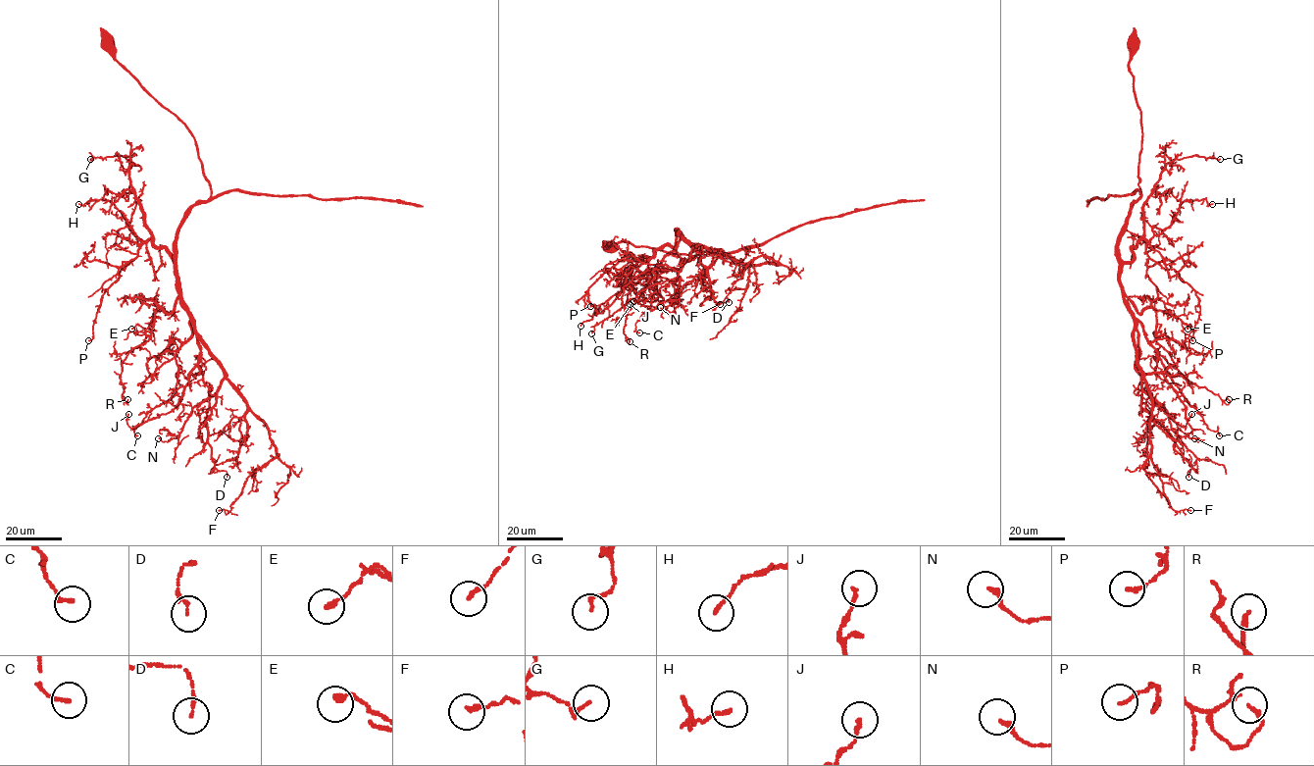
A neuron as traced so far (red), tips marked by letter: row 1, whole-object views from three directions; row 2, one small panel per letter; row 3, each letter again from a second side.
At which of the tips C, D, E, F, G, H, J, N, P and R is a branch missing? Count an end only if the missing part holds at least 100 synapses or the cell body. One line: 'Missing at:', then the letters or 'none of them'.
Missing at: none of them

